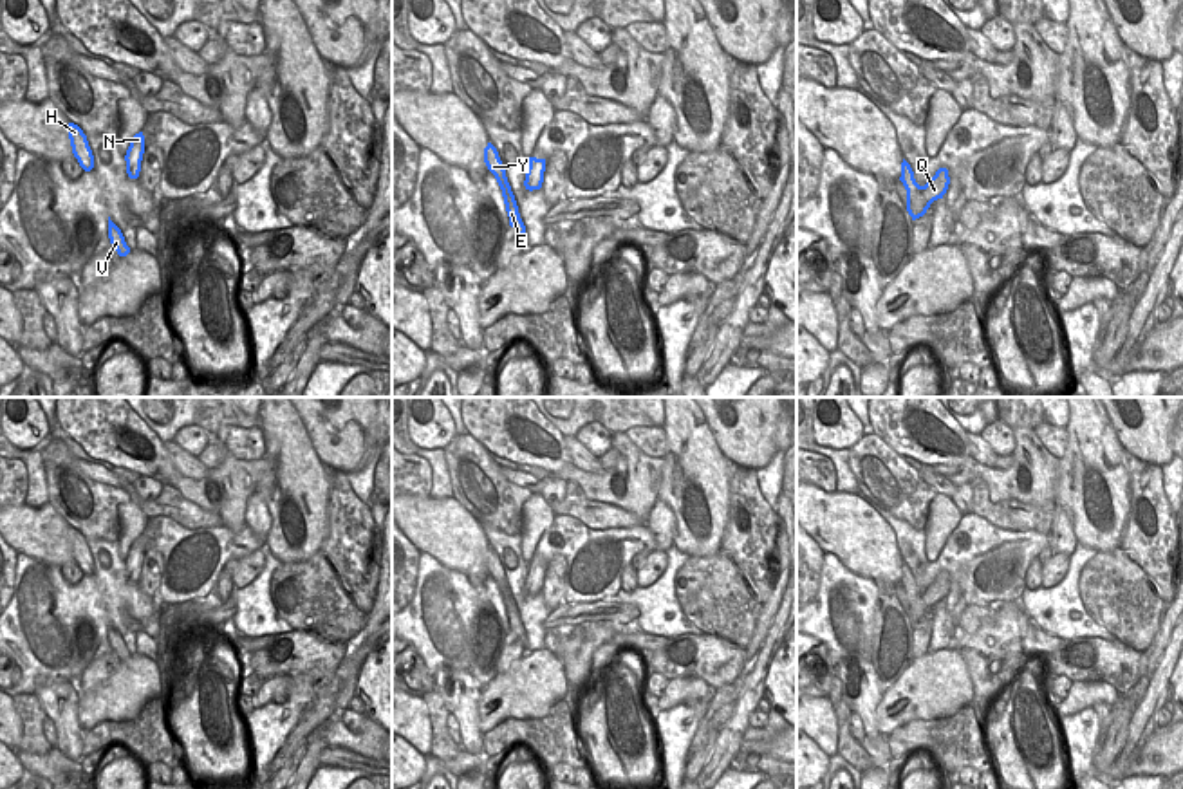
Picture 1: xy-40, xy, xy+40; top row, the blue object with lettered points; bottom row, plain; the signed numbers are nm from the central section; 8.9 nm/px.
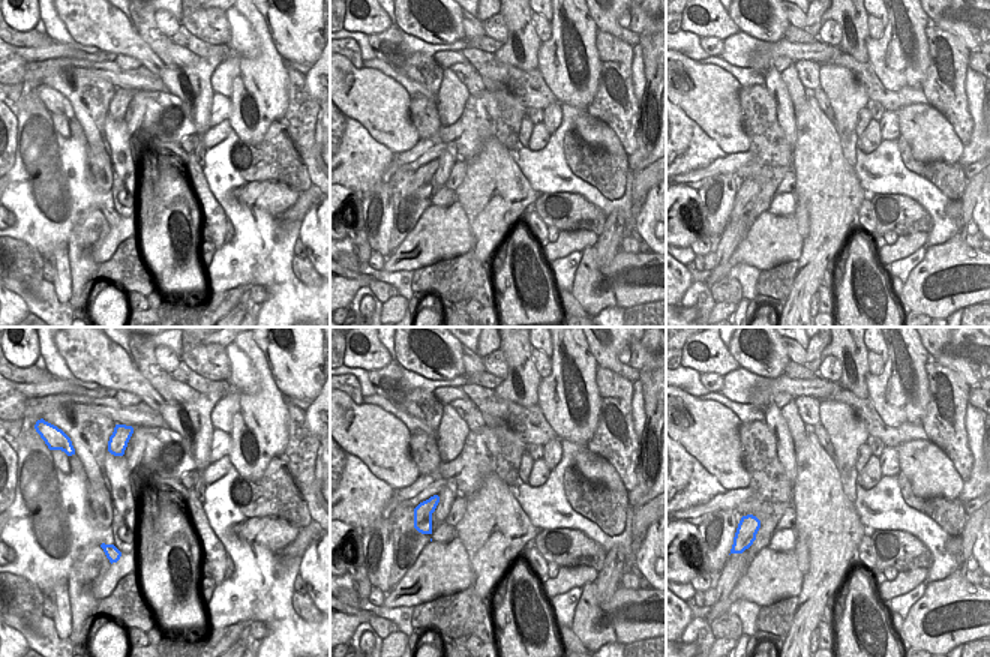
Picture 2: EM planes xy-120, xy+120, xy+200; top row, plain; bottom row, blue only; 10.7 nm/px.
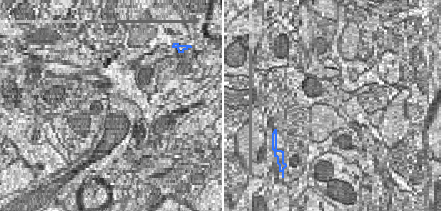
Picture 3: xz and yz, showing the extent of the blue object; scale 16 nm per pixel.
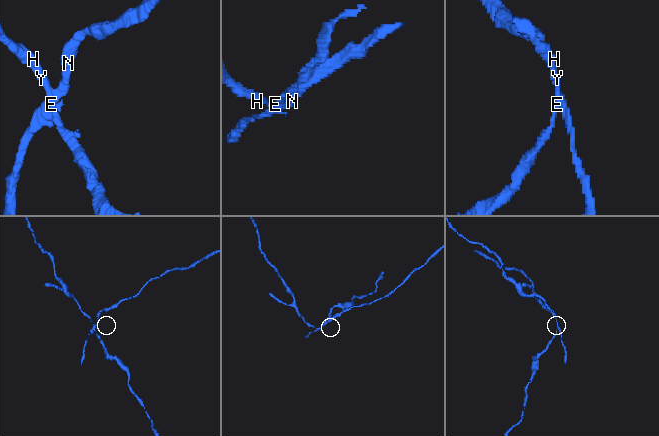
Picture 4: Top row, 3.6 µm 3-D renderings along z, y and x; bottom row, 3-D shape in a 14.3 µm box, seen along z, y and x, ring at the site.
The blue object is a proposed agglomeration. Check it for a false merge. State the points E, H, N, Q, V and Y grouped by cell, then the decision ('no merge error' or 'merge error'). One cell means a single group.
E H V Y / N Q | merge error

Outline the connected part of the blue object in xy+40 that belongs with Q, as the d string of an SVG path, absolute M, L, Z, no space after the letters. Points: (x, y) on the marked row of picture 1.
M939 168L936 175L918 191L916 197L907 197L907 211L912 220L923 217L934 200L943 199L948 184L948 170Z

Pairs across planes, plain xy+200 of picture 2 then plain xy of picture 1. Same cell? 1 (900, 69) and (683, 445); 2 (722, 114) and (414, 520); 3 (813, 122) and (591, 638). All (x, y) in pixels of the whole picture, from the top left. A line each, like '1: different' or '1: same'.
1: same
2: same
3: same

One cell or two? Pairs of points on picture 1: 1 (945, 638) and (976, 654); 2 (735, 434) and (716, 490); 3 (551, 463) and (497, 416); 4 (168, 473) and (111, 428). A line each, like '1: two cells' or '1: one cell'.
1: two cells
2: two cells
3: one cell
4: one cell

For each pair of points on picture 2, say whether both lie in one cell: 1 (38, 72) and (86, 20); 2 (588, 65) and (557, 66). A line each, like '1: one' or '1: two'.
1: two
2: one

